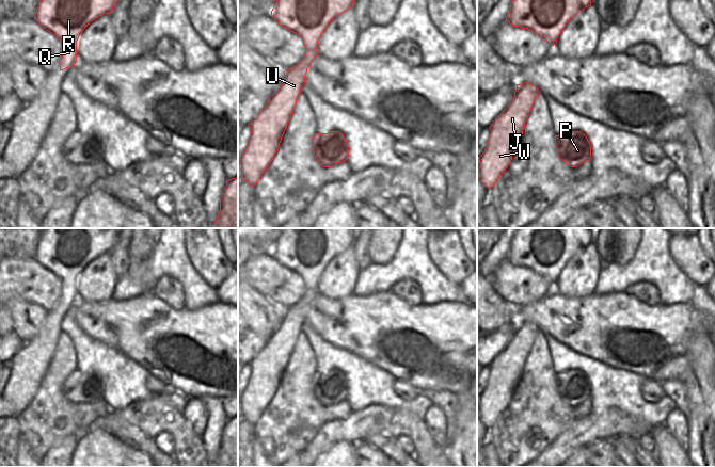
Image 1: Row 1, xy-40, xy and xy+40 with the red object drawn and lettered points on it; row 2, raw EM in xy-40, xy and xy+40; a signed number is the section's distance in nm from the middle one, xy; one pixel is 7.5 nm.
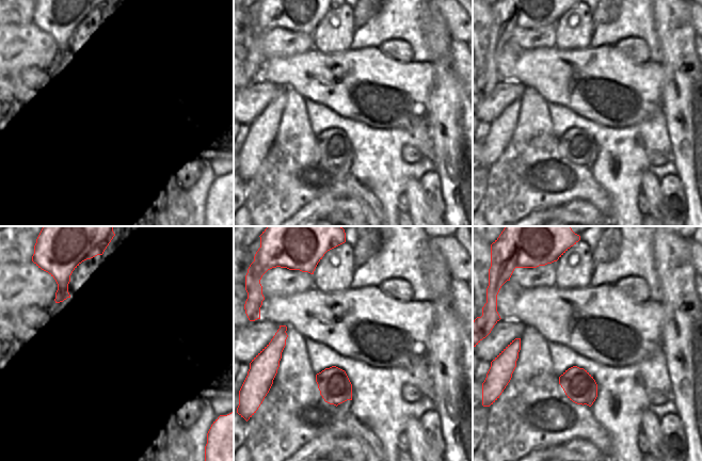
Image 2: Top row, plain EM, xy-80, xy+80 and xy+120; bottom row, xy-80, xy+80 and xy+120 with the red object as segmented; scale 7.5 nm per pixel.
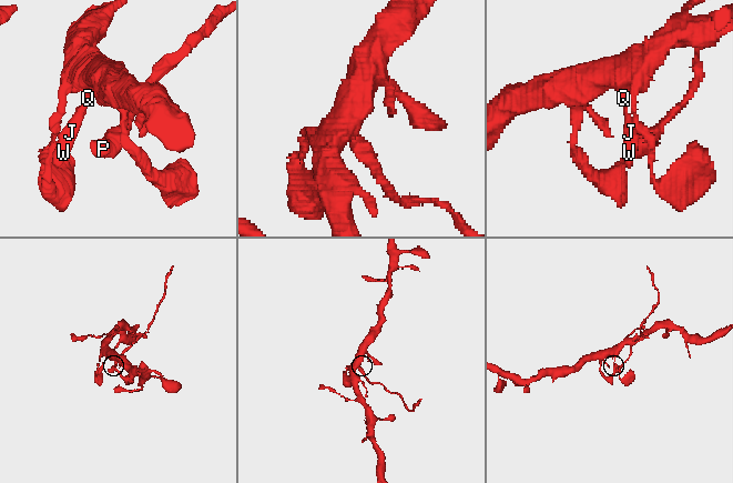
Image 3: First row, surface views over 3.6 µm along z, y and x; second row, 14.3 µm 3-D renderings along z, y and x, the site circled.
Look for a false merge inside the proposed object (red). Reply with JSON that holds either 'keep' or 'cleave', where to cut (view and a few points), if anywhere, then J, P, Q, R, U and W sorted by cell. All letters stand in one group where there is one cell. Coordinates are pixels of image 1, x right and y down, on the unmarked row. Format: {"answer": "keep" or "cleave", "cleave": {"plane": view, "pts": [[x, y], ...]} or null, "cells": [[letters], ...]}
{"answer": "cleave", "cleave": {"plane": "xy", "pts": [[303, 296], [313, 298]]}, "cells": [["J", "P", "U", "W"], ["Q", "R"]]}

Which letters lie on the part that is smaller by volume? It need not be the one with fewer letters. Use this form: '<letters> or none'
J, P, U, W

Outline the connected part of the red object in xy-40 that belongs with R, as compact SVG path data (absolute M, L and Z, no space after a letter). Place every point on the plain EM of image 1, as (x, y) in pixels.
M46 228L34 258L62 281L60 310L77 301L77 279L96 257L111 253L117 241L115 228Z

